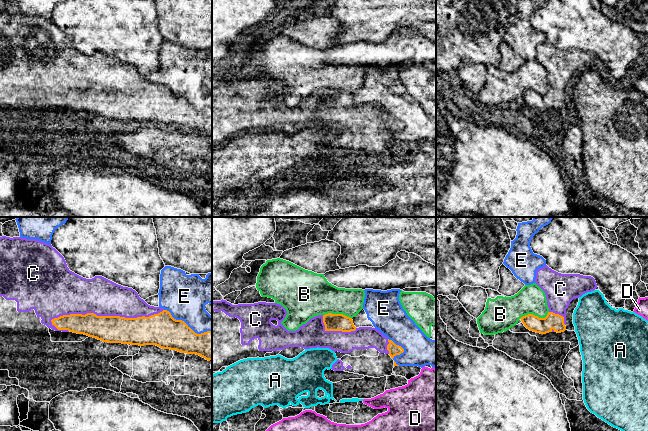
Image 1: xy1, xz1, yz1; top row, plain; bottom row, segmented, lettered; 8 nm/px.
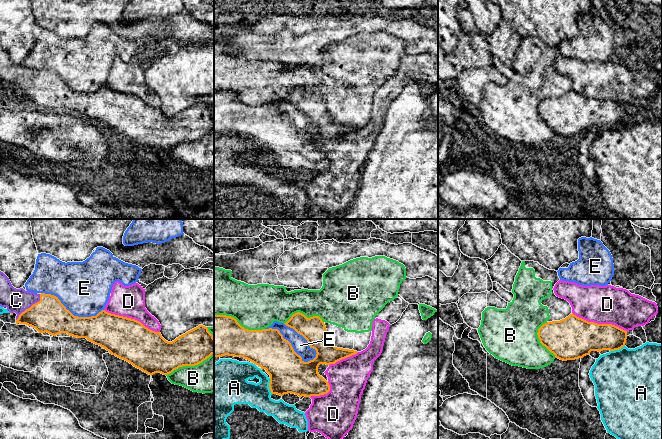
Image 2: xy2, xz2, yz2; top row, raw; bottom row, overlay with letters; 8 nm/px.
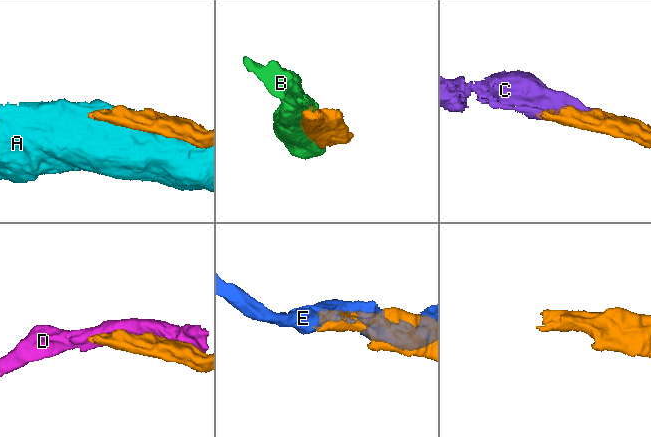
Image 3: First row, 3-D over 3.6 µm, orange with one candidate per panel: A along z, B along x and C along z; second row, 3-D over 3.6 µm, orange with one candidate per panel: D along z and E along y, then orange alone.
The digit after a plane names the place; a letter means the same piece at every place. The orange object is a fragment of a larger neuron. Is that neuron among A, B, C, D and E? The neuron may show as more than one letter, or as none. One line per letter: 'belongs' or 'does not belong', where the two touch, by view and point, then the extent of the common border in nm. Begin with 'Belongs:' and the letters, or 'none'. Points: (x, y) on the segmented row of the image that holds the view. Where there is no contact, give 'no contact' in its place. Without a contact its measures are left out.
Belongs: C
A: does not belong | xz2 (269, 386) | 130 nm
B: does not belong | xz2 (238, 323) | 420 nm
C: belongs | xy1 (106, 316) | 900 nm
D: does not belong | xy2 (132, 319) | 480 nm
E: does not belong | xz2 (291, 345) | 480 nm

